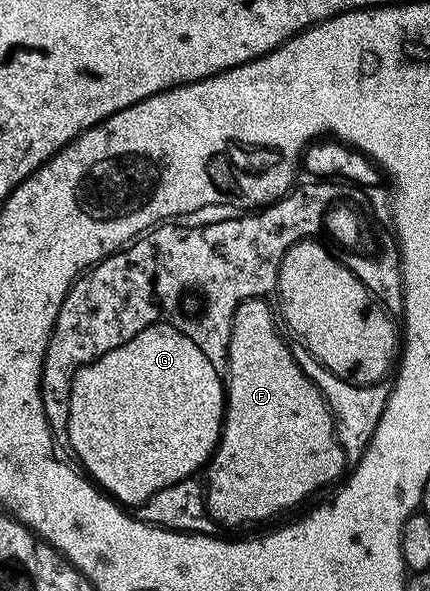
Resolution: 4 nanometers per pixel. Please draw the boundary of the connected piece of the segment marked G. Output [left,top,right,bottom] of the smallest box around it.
[67,332,223,508]

